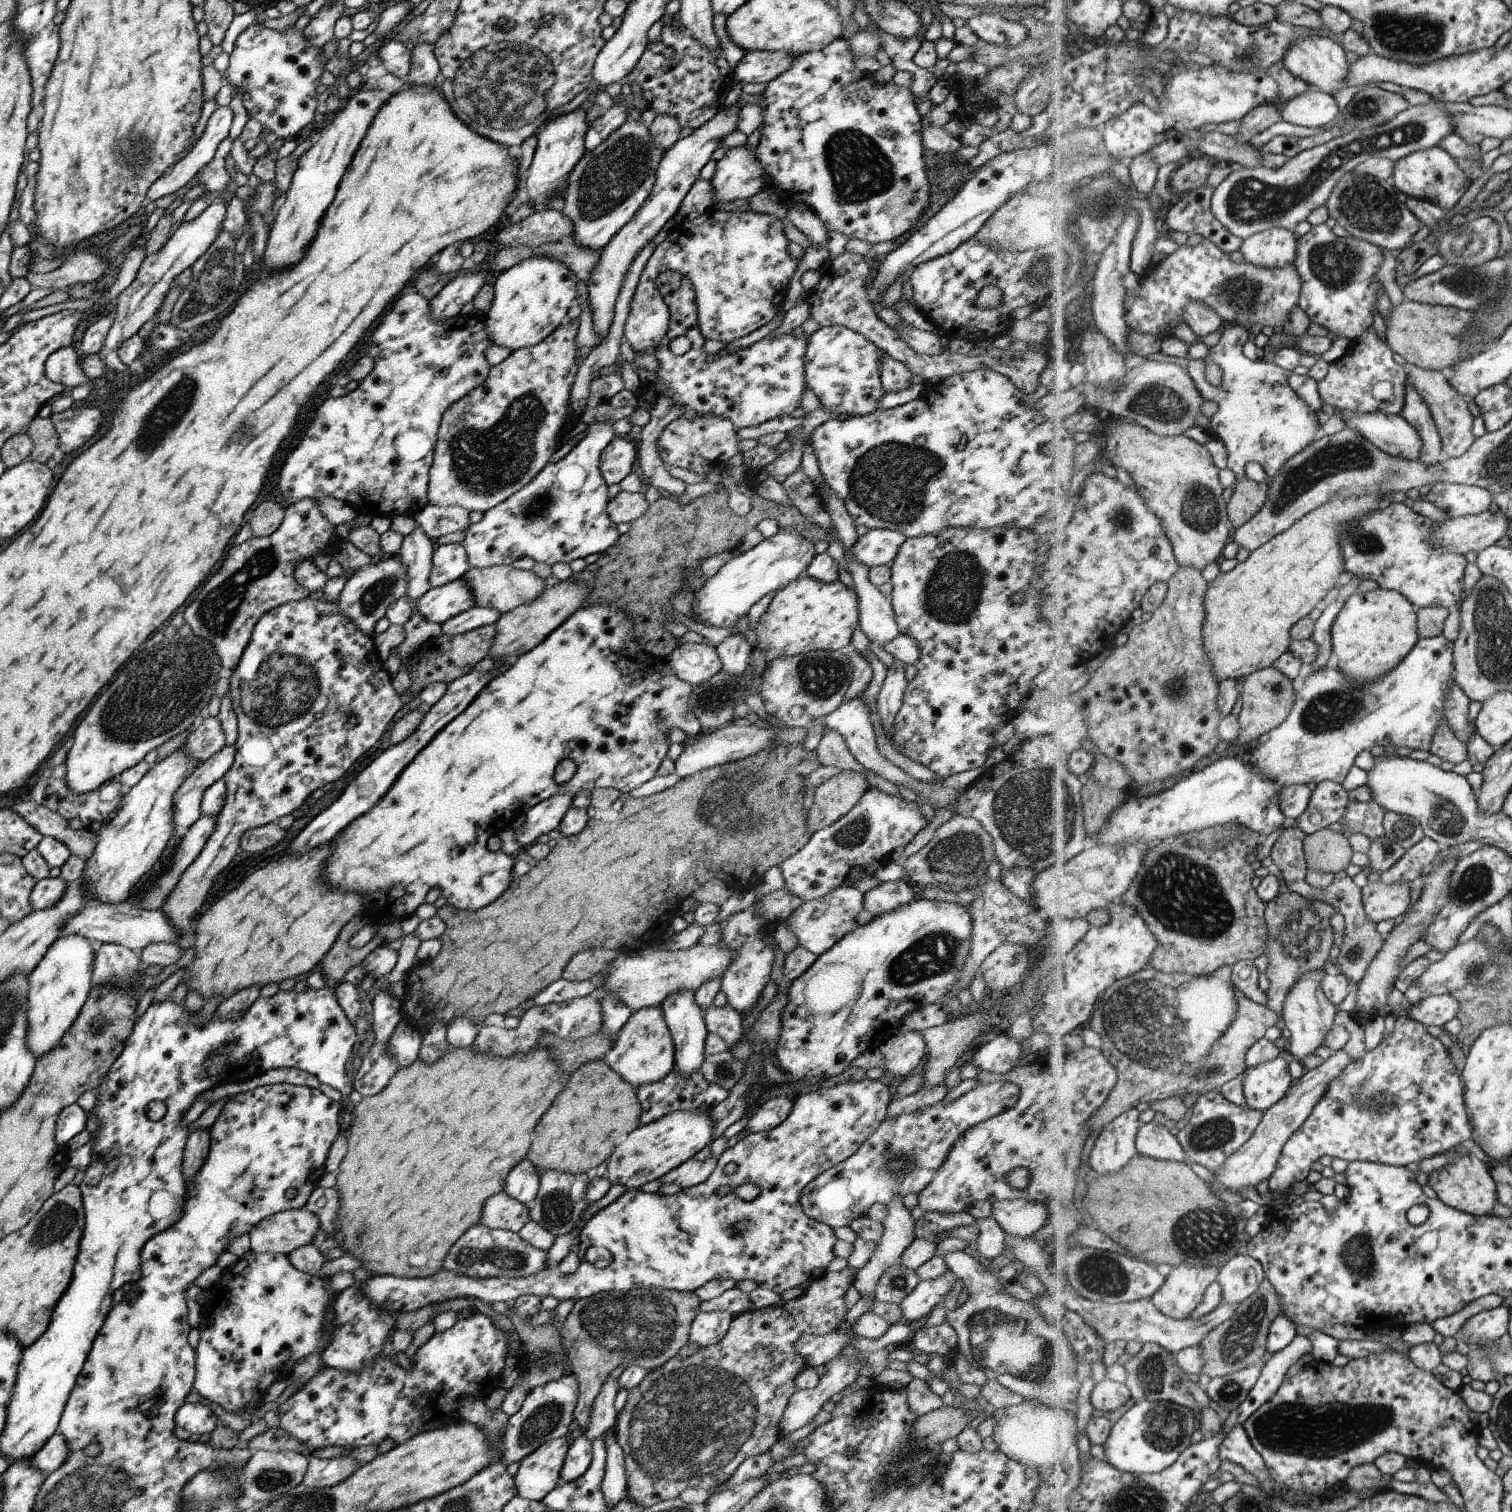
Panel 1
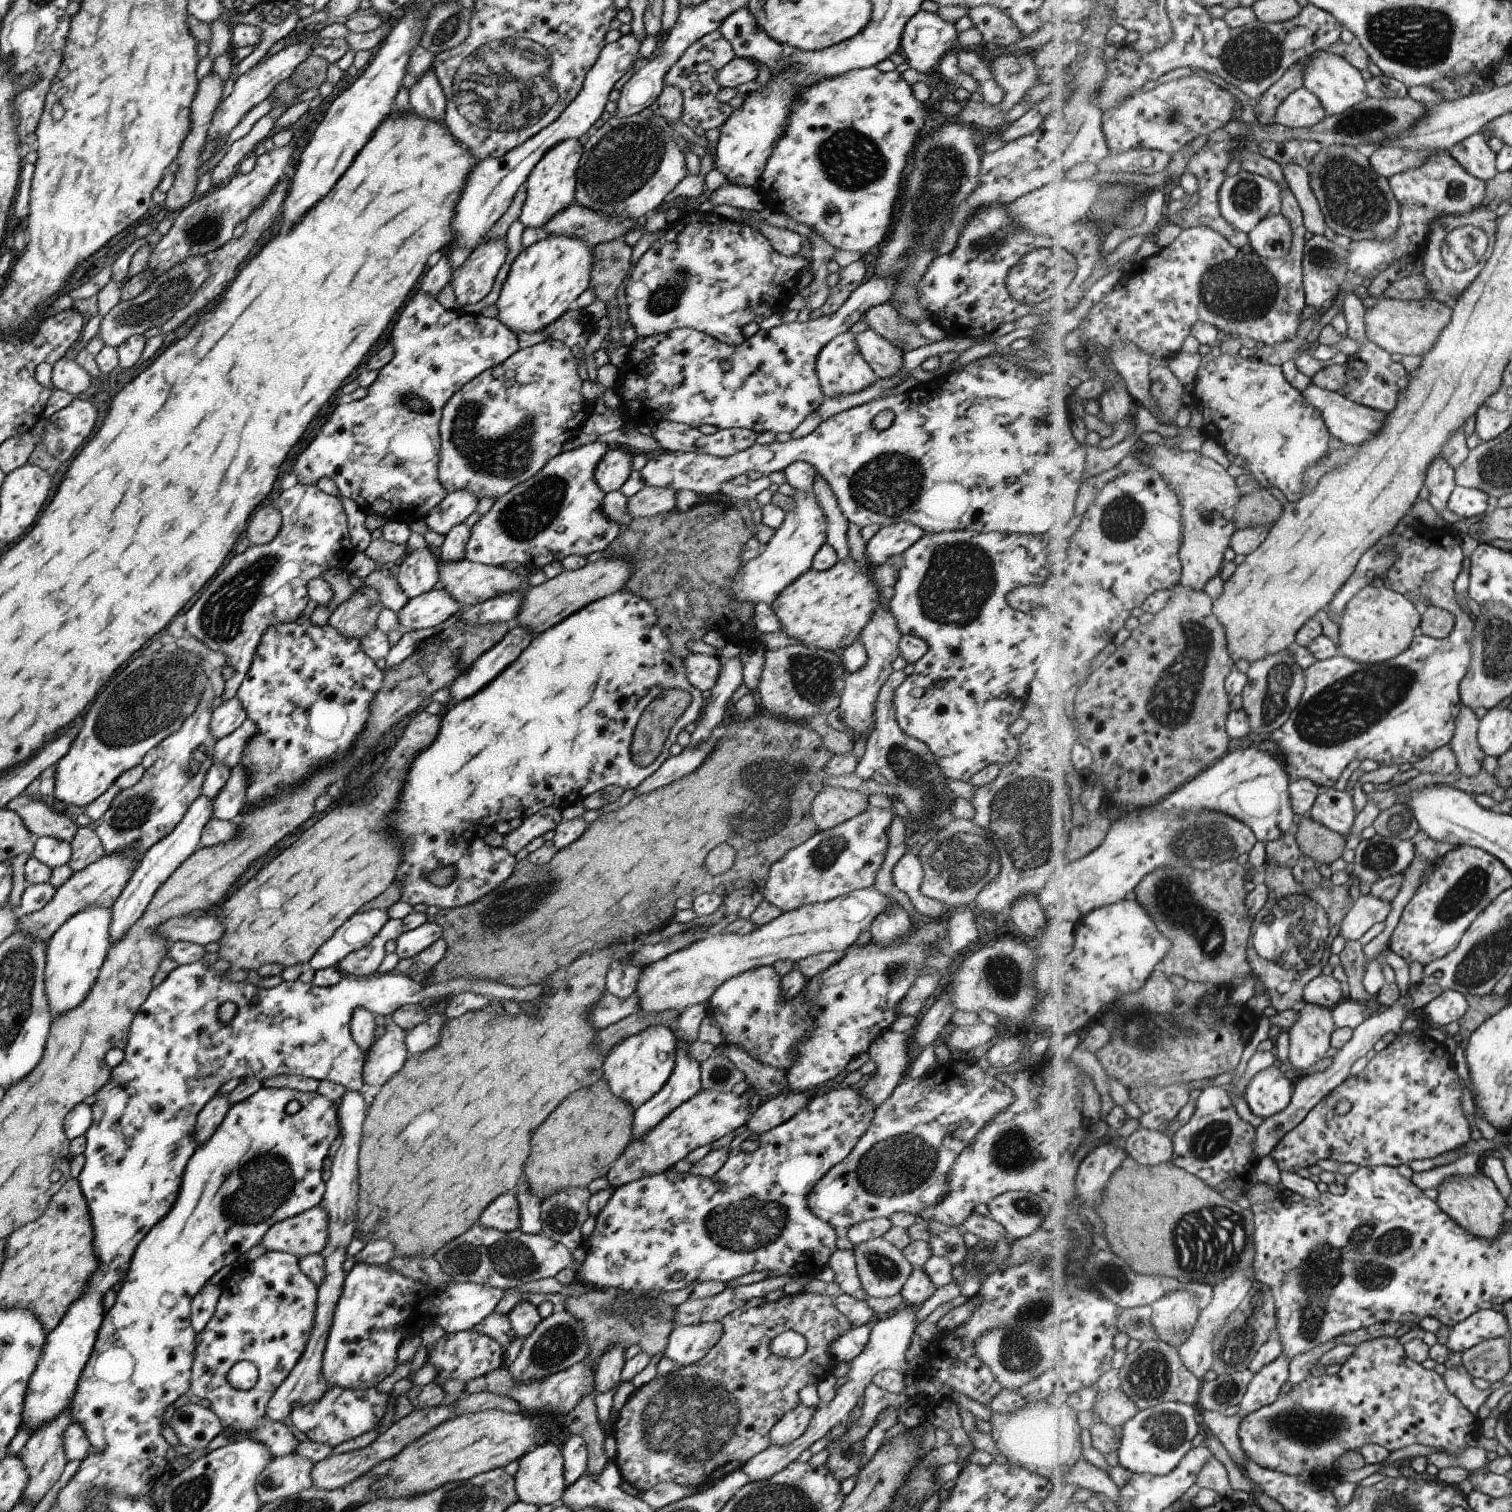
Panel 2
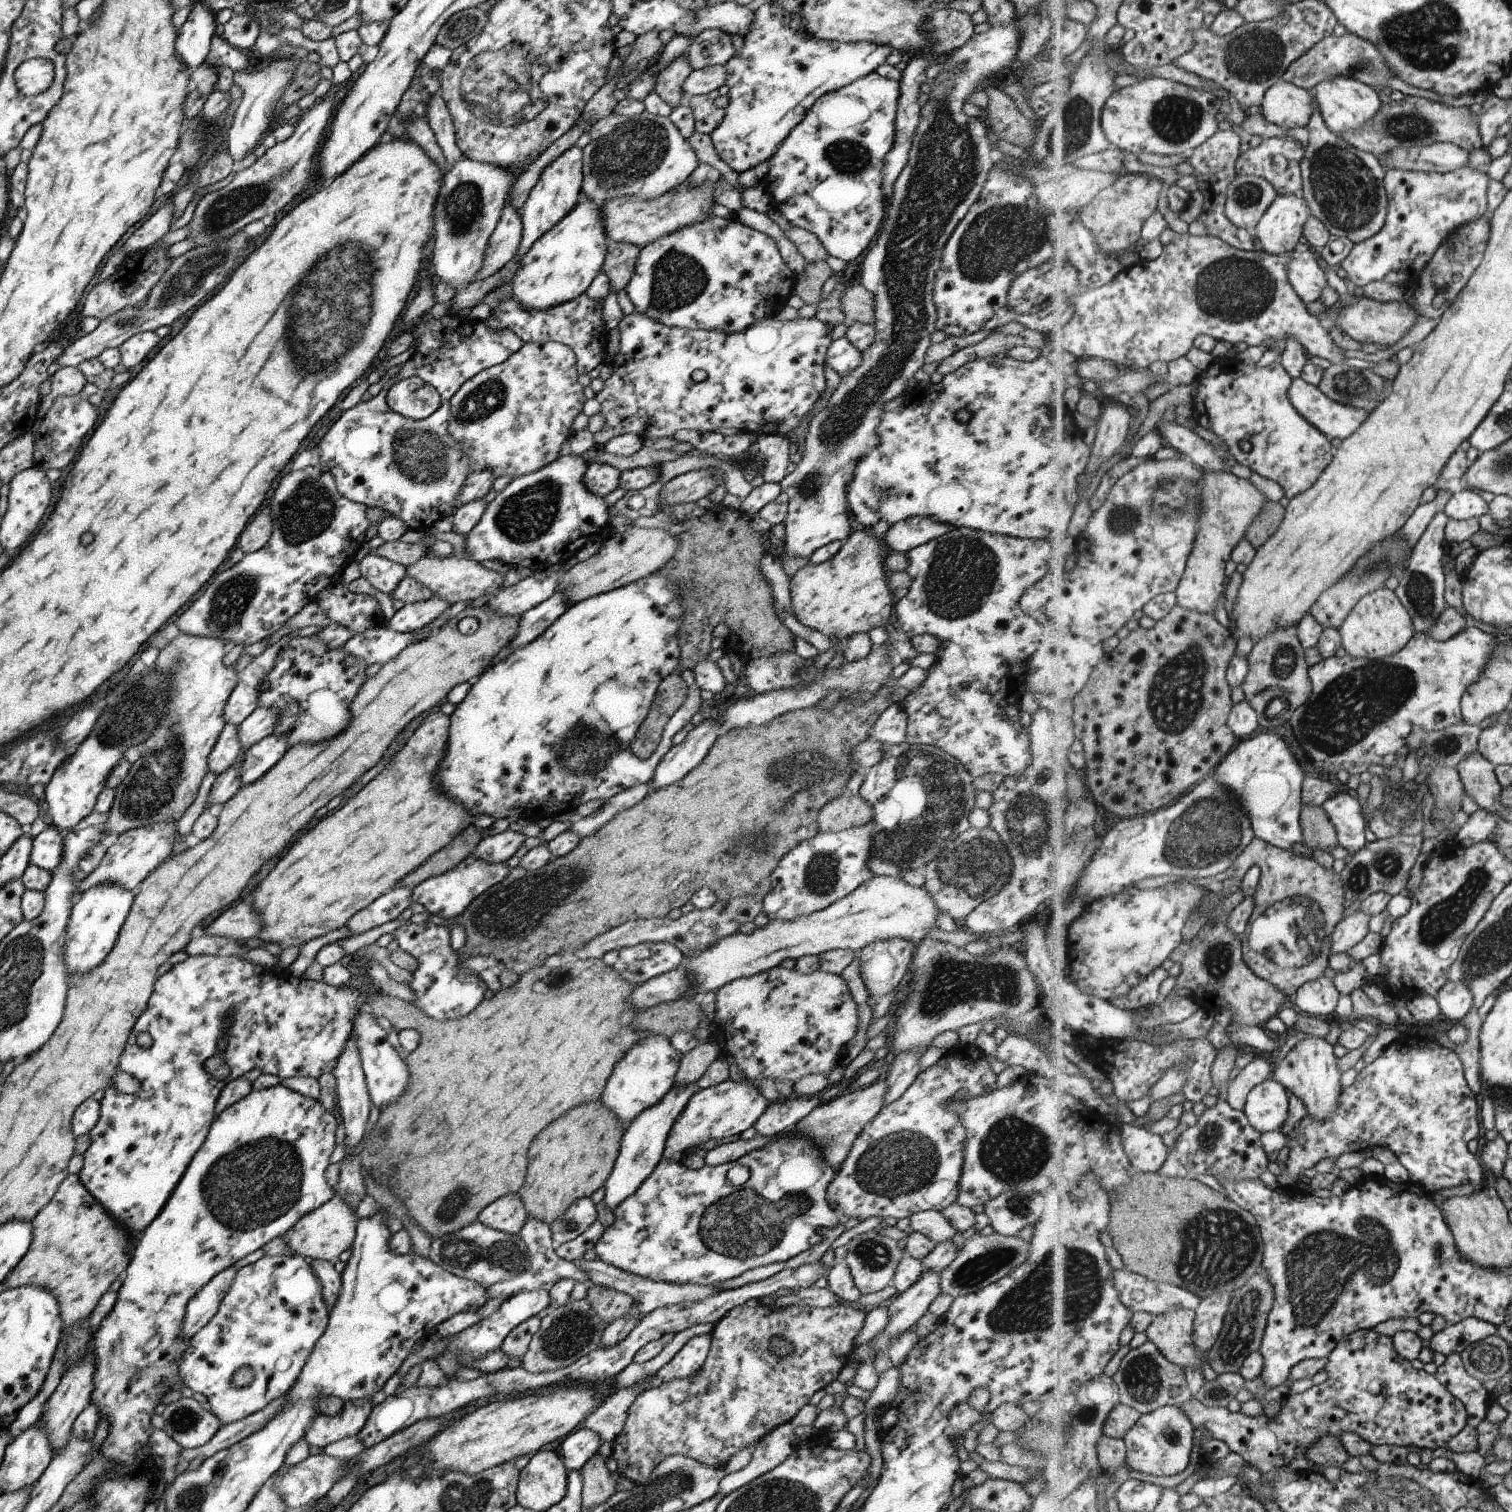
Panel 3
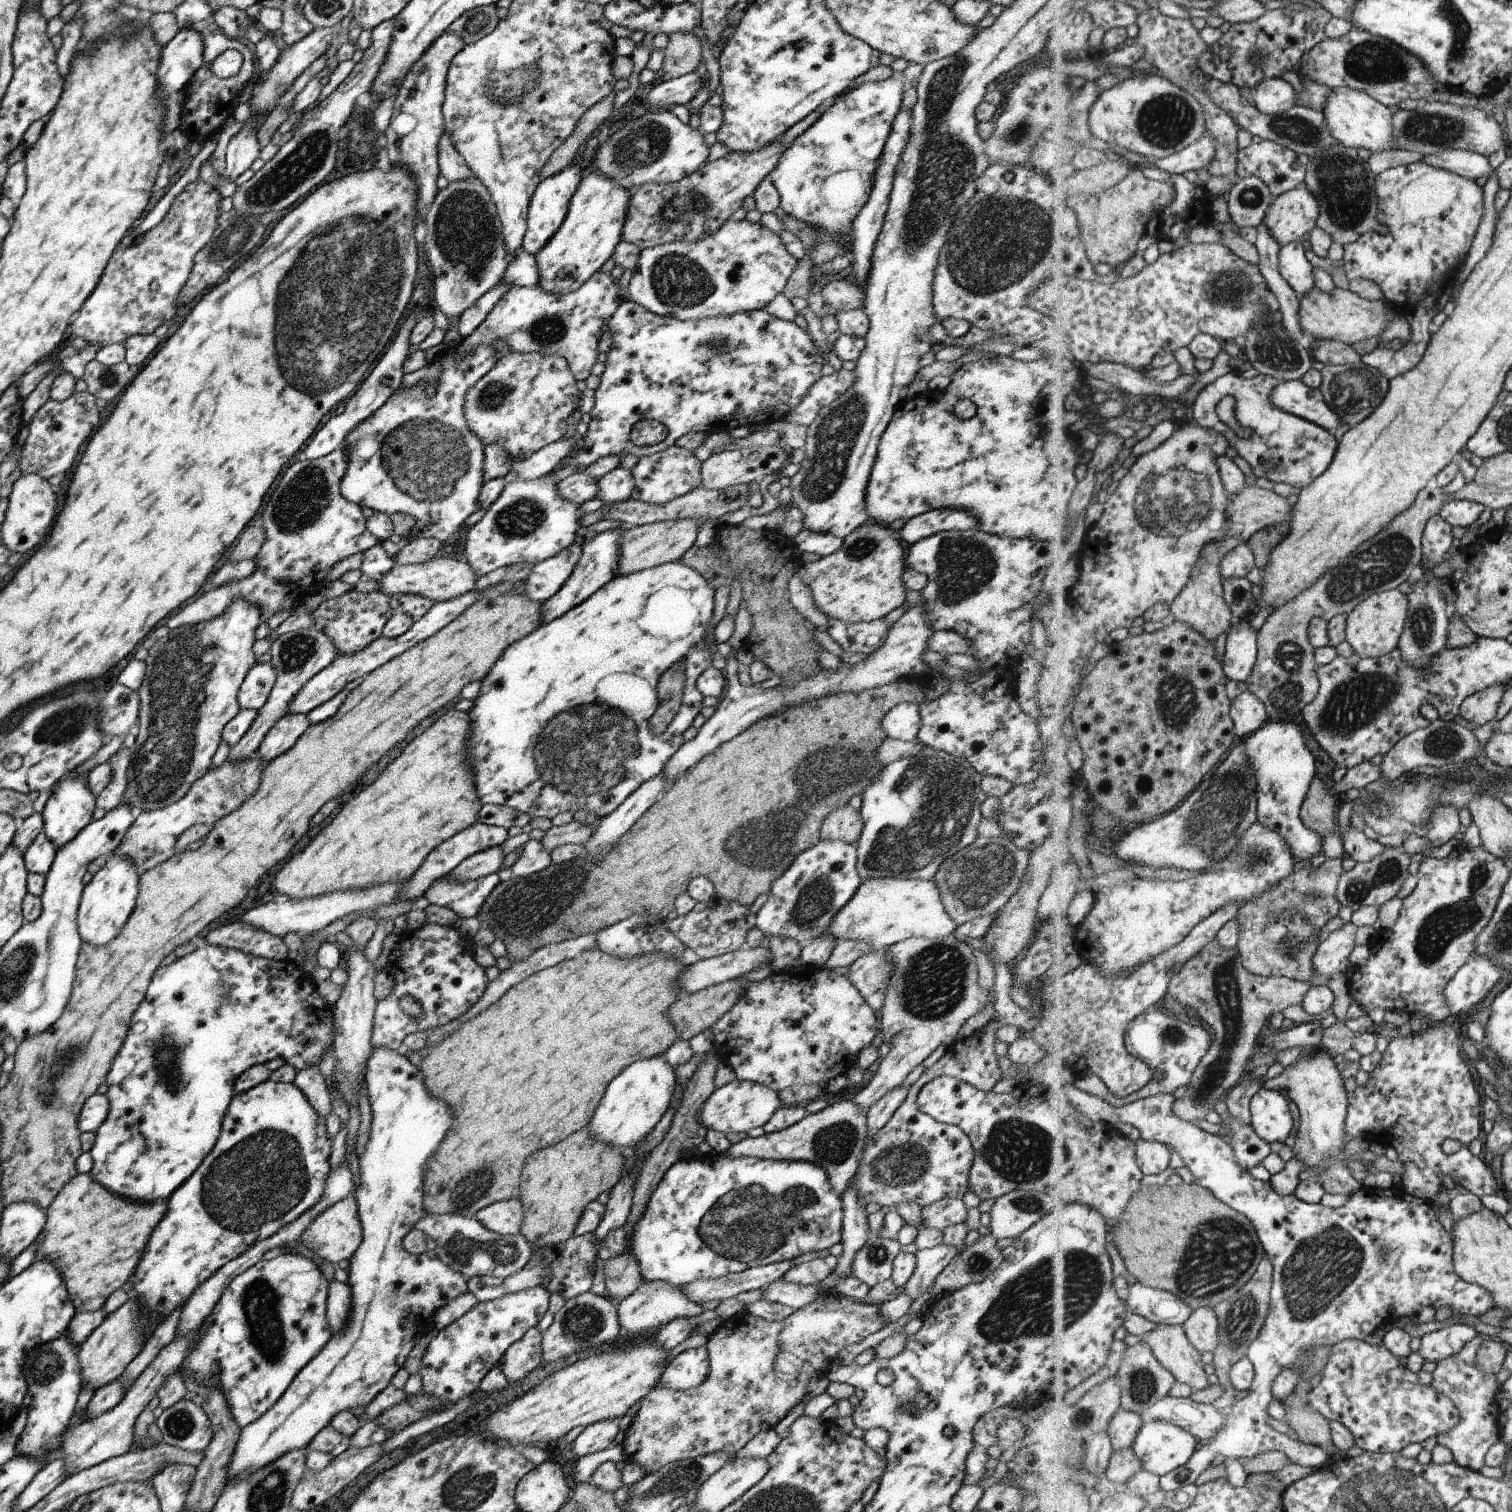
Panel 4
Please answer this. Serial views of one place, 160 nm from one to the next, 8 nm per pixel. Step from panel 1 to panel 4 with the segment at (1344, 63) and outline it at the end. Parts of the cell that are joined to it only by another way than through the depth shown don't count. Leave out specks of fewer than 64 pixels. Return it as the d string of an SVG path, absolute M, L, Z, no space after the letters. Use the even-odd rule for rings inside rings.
M1343 87L1333 90L1328 101L1323 108L1323 112L1331 131L1331 134L1344 145L1353 148L1366 148L1371 152L1381 152L1382 150L1397 149L1394 141L1394 113L1389 110L1385 103L1379 102L1364 90Z

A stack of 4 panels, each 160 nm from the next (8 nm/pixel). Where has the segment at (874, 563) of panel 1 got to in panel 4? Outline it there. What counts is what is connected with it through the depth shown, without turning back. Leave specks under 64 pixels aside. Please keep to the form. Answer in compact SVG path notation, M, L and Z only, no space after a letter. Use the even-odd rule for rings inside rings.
M933 509L907 519L897 531L898 538L909 546L941 531L964 531L979 528L964 510Z

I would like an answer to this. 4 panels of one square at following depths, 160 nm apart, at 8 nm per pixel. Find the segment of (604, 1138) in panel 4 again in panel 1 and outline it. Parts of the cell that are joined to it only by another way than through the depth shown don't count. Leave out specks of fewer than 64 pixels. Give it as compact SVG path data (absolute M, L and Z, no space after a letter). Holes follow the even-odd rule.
M651 1006L633 1012L612 1048L602 1057L603 1062L634 1089L662 1080L673 1069L673 1044L661 1010L660 1006Z

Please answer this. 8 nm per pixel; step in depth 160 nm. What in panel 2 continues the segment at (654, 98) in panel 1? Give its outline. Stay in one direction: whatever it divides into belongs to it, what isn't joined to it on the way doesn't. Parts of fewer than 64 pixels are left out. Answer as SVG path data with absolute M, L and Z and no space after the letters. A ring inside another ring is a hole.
M716 29L714 32L709 32L702 38L695 40L679 56L679 60L665 72L663 86L675 86L681 90L682 114L680 120L687 128L701 128L706 132L709 129L721 127L731 114L732 109L727 103L716 100L715 94L719 92L720 88L712 81L711 76L734 57L735 54L729 42Z

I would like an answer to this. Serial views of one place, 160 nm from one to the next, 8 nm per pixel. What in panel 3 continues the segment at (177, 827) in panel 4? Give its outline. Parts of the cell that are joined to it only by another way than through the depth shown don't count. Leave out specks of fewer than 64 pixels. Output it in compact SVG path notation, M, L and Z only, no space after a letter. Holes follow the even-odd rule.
M155 822L155 824L127 830L117 836L116 842L107 848L99 866L81 882L76 883L78 894L85 892L91 886L101 884L101 882L119 884L125 890L135 891L146 876L170 856L175 842L175 834L177 834L175 823Z

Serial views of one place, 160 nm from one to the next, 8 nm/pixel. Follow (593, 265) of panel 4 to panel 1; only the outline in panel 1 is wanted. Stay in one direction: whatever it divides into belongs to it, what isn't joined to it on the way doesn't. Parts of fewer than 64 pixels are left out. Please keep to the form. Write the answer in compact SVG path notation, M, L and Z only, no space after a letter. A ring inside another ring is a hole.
M531 256L494 275L491 279L493 300L484 315L489 340L494 346L510 351L541 342L566 321L567 310L576 300L576 281L577 278L571 270L567 270L565 264L545 256Z

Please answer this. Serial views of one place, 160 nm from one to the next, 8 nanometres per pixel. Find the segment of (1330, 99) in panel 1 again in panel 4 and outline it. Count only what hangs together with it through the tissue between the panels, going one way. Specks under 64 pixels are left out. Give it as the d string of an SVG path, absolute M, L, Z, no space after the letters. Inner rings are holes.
M1280 78L1264 79L1253 91L1254 105L1266 115L1276 115L1297 104L1297 93L1289 82Z

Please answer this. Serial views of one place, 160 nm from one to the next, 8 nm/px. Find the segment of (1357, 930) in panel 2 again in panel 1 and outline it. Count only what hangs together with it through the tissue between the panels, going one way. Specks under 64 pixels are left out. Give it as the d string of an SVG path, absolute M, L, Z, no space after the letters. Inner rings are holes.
M1379 879L1377 882L1367 883L1362 889L1365 914L1373 924L1405 914L1407 906L1411 906L1413 902L1409 882L1383 884Z

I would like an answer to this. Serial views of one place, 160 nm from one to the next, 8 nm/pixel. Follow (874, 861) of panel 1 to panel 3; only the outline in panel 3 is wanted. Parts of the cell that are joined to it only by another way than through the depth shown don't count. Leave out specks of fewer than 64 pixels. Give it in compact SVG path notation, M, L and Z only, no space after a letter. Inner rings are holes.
M870 821L863 824L863 826L849 828L841 832L818 831L809 840L805 840L789 850L771 872L772 876L769 876L771 889L762 897L762 912L767 916L767 920L795 920L797 916L819 912L819 910L827 908L829 904L833 904L833 902L845 898L847 894L853 893L853 890L856 890L859 884L874 876L867 868L867 858L869 858L869 848L871 848L871 842L873 842L873 834L877 834L877 826L873 824L873 821Z

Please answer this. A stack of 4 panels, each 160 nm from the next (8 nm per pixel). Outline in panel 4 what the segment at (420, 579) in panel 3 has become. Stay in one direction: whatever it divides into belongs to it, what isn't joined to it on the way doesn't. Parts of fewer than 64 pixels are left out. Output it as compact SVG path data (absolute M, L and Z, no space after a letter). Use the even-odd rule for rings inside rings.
M440 553L422 563L408 565L394 563L392 569L377 582L379 587L377 591L382 592L383 595L388 597L411 593L427 597L433 603L438 603L439 601L448 601L473 591L476 580L477 576L471 570L469 564L466 564L461 558L455 558L455 556L447 557Z

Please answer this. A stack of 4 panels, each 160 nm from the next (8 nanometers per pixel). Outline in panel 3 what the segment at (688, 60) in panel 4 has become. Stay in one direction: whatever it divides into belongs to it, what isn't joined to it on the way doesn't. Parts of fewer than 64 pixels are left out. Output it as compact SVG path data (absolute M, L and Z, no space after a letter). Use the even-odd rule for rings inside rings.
M686 53L681 54L675 60L671 58L671 62L663 70L657 72L653 92L672 109L677 108L682 105L681 84L691 72L691 66L687 64Z

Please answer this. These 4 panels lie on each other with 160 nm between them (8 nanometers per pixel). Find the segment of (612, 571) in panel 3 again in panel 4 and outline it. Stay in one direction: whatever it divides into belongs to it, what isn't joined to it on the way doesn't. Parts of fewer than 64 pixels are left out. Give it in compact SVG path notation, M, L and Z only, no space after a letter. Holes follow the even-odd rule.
M689 519L647 523L634 527L628 526L618 538L618 561L614 568L613 577L677 561L695 542L694 537L698 526L695 521Z

